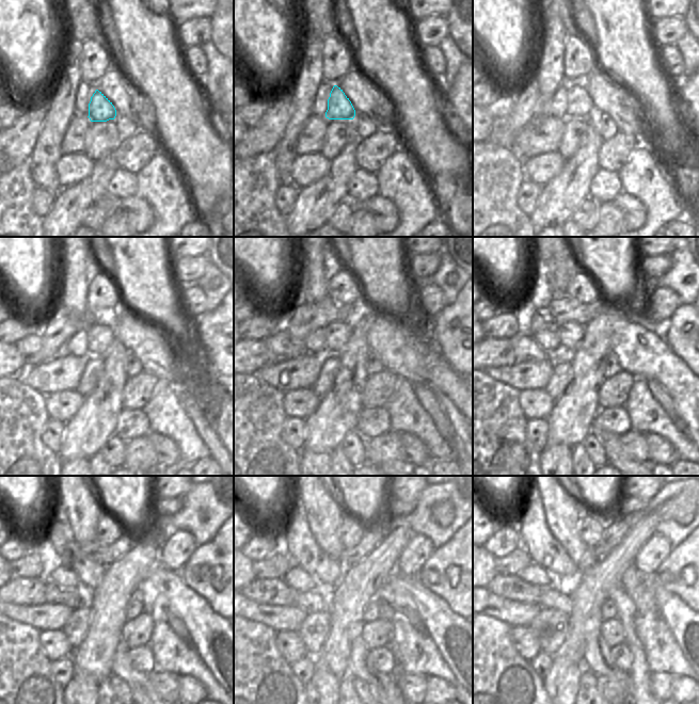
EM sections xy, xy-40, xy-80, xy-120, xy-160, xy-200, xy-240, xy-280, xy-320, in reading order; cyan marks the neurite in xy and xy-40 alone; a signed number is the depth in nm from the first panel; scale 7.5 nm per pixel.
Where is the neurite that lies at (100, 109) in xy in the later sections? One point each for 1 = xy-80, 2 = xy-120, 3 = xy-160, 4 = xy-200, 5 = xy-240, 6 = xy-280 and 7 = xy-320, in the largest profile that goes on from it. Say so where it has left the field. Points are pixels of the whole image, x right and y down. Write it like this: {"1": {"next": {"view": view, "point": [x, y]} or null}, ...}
{"1": {"next": {"view": "xy-80", "point": [578, 102]}}, "2": {"next": {"view": "xy-120", "point": [99, 337]}}, "3": {"next": {"view": "xy-160", "point": [337, 334]}}, "4": {"next": {"view": "xy-200", "point": [571, 334]}}, "5": {"next": {"view": "xy-240", "point": [60, 545]}}, "6": {"next": {"view": "xy-280", "point": [298, 541]}}, "7": {"next": {"view": "xy-320", "point": [543, 548]}}}

